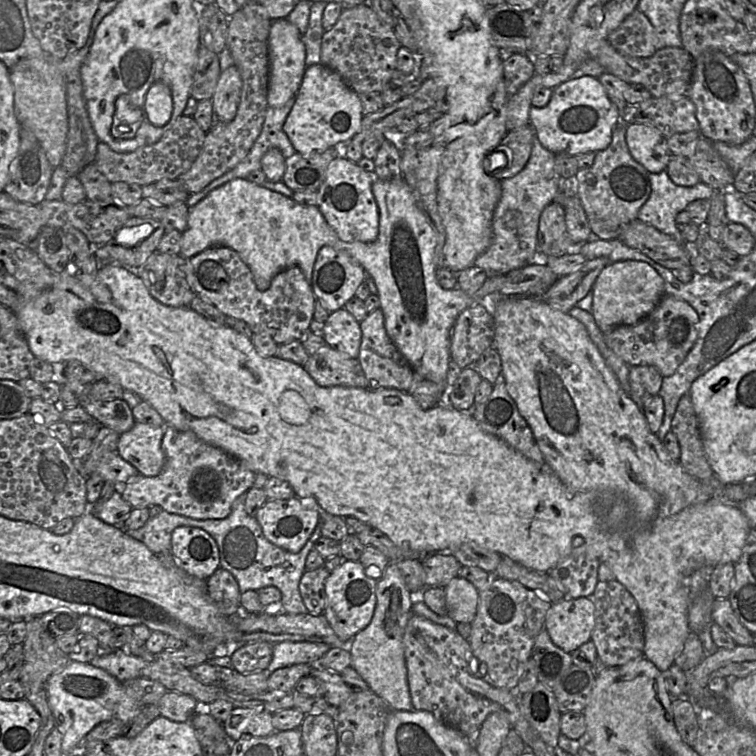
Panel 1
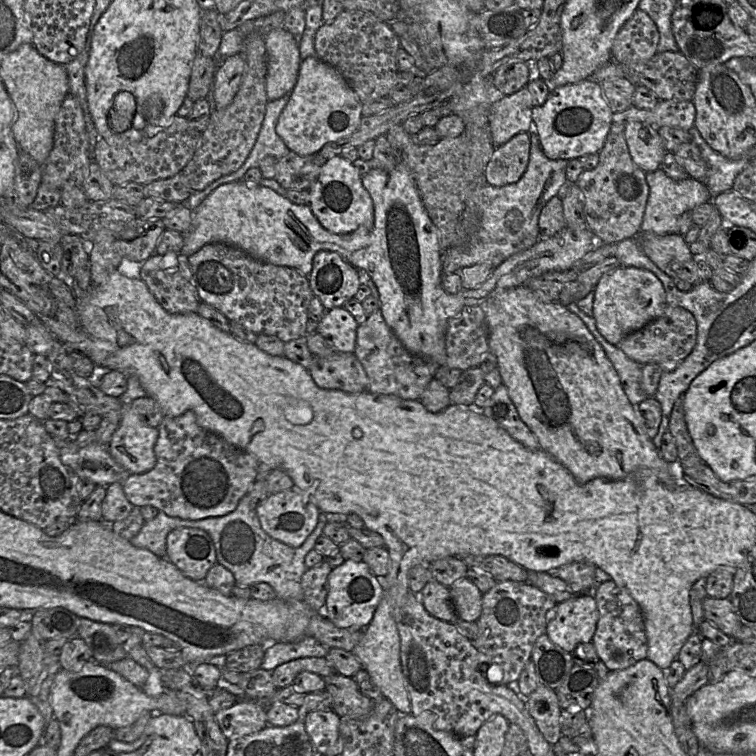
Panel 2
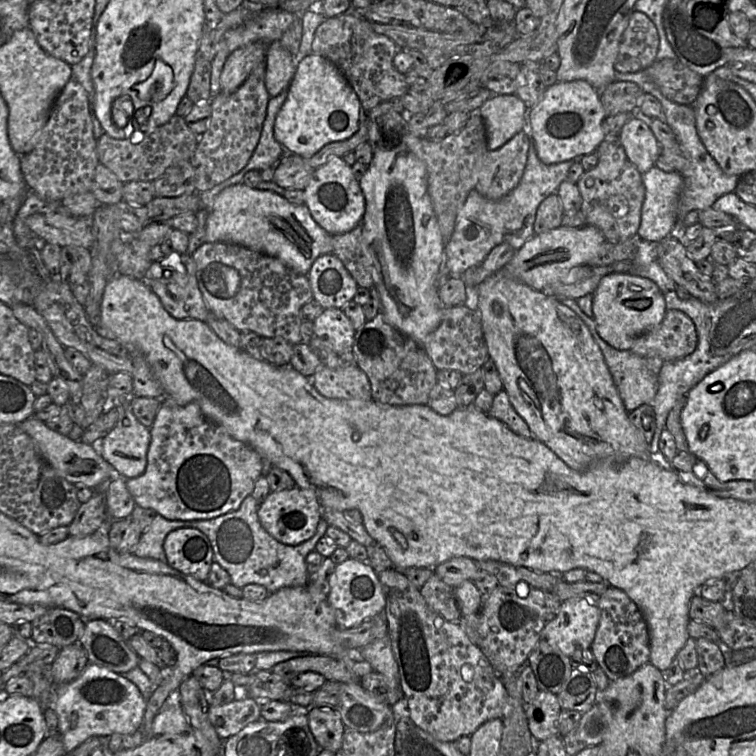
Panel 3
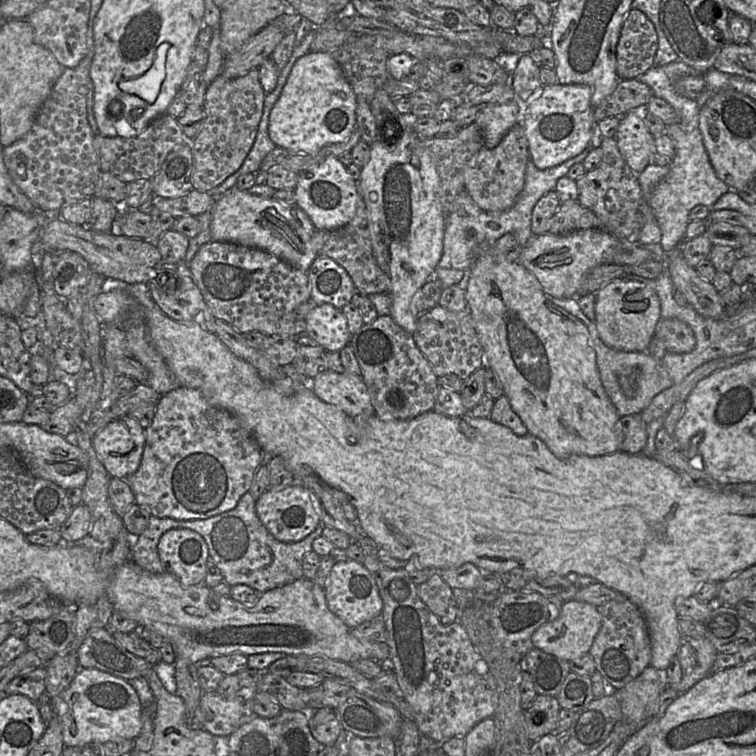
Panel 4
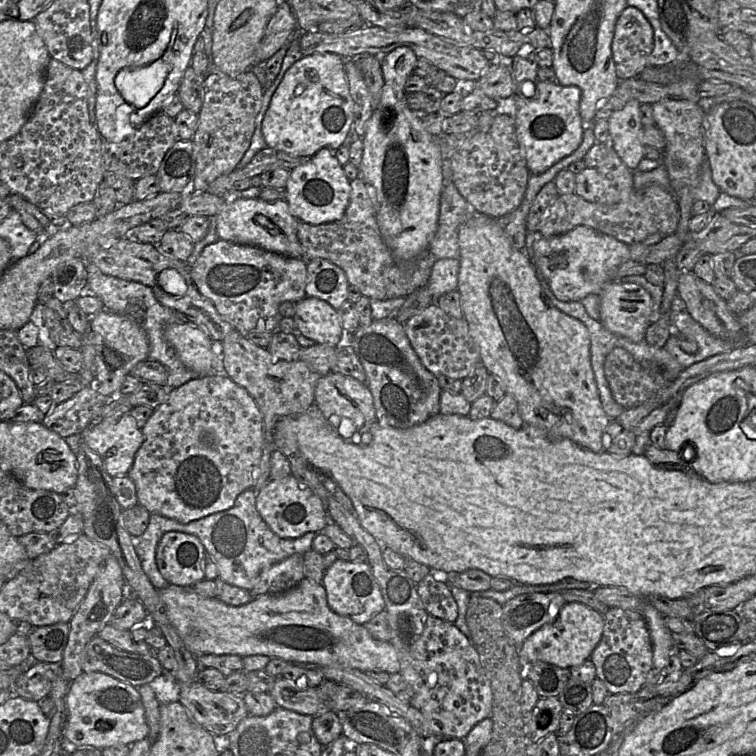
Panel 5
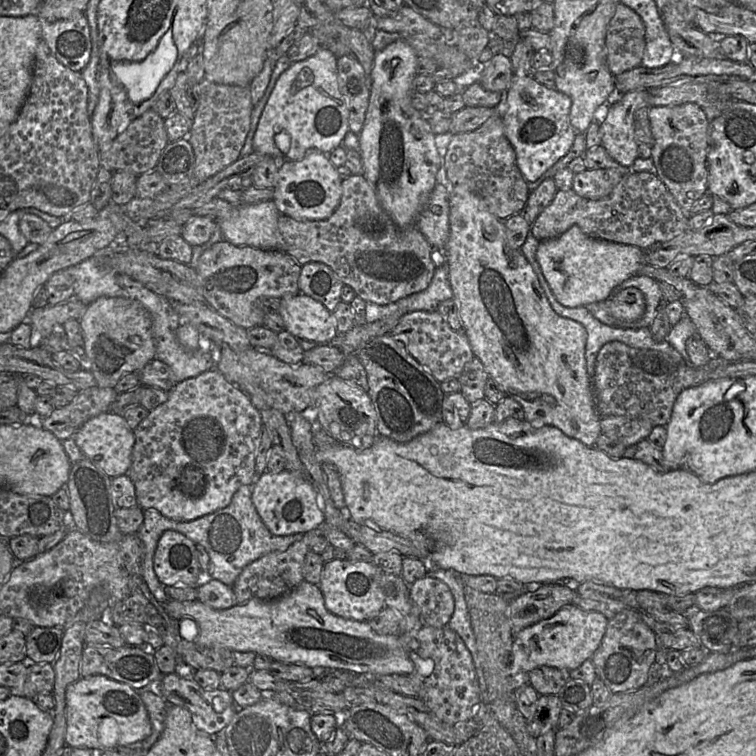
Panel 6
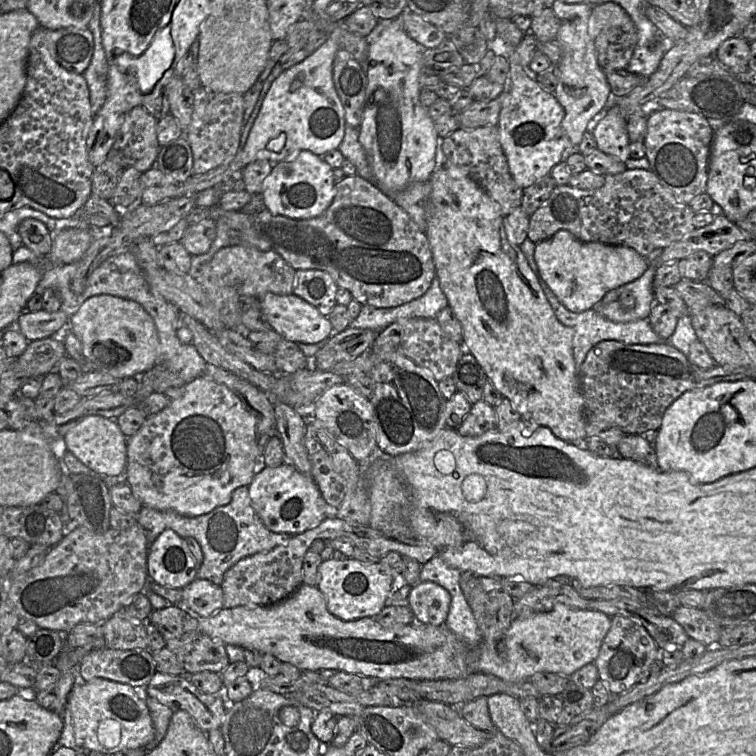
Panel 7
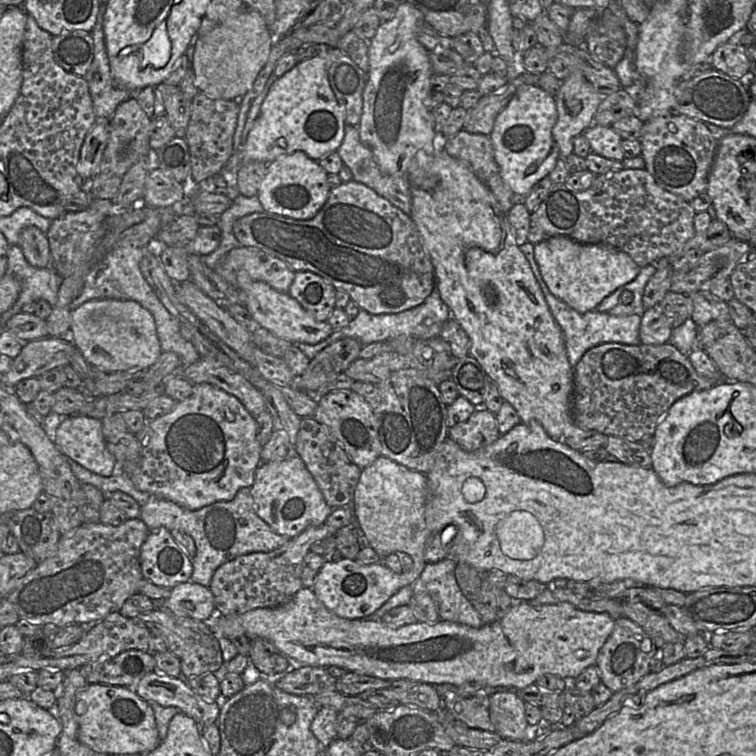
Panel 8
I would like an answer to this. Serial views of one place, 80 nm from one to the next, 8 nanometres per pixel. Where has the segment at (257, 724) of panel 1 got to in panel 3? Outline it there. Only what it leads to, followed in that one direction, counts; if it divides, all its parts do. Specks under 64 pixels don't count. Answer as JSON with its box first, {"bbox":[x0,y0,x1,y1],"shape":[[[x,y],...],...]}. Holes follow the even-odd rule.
{"bbox":[208,694,261,740],"shape":[[[240,694],[236,699],[224,705],[209,705],[208,718],[217,735],[226,740],[237,734],[251,722],[261,719],[261,701]]]}

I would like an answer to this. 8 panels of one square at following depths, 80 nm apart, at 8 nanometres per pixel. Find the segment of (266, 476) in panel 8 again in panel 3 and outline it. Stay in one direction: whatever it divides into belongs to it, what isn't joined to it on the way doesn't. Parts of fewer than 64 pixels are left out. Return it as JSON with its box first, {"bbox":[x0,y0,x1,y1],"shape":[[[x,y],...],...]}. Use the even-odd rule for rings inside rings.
{"bbox":[257,486,321,546],"shape":[[[294,486],[292,489],[270,491],[259,504],[257,515],[261,526],[274,539],[289,546],[296,546],[314,535],[321,519],[321,506],[313,490]]]}

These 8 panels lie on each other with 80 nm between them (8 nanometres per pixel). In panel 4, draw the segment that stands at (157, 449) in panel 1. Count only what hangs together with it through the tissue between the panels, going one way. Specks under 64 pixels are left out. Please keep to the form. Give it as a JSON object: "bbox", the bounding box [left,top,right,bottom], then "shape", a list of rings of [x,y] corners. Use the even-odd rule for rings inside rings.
{"bbox":[92,415,145,478],"shape":[[[125,415],[97,432],[92,446],[112,478],[126,478],[138,469],[145,441],[142,426],[130,415]]]}

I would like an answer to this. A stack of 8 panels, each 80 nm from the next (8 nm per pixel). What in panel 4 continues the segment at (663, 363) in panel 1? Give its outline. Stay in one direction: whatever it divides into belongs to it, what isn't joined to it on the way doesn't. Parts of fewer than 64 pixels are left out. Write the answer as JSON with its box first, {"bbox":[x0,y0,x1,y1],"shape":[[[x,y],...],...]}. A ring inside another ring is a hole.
{"bbox":[654,318,696,353],"shape":[[[676,318],[661,319],[654,337],[664,342],[667,352],[689,353],[696,346],[693,330],[688,324]]]}

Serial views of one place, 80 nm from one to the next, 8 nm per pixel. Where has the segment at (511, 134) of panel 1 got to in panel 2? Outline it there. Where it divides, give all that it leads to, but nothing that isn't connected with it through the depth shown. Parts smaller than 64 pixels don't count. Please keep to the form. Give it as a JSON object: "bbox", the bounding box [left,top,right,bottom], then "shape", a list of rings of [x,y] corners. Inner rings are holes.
{"bbox":[485,132,529,187],"shape":[[[520,132],[505,144],[495,147],[485,167],[486,182],[495,187],[517,182],[527,168],[529,155],[529,132]]]}

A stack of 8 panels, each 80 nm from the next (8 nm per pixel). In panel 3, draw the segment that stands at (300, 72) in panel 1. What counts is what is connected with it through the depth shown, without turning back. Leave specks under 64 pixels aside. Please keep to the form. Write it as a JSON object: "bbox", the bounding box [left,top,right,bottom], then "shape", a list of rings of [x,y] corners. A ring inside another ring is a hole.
{"bbox":[265,41,296,98],"shape":[[[278,41],[268,44],[266,49],[265,87],[270,98],[278,96],[288,89],[296,67],[292,54]]]}

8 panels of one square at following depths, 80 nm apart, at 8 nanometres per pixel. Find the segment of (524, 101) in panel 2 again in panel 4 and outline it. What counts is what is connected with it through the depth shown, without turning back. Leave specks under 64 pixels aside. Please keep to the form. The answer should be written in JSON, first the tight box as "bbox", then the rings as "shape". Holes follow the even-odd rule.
{"bbox":[475,100,519,149],"shape":[[[513,100],[503,104],[486,104],[475,120],[484,144],[492,149],[499,145],[507,132],[517,123],[519,107]]]}

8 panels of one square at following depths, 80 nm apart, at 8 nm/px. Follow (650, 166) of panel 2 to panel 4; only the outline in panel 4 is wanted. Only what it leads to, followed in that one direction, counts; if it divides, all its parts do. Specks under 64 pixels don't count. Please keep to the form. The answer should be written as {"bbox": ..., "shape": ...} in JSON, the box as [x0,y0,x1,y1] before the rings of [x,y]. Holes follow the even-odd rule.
{"bbox":[615,110,657,174],"shape":[[[633,110],[622,117],[615,139],[621,155],[636,174],[651,163],[651,156],[657,152],[654,136]]]}

